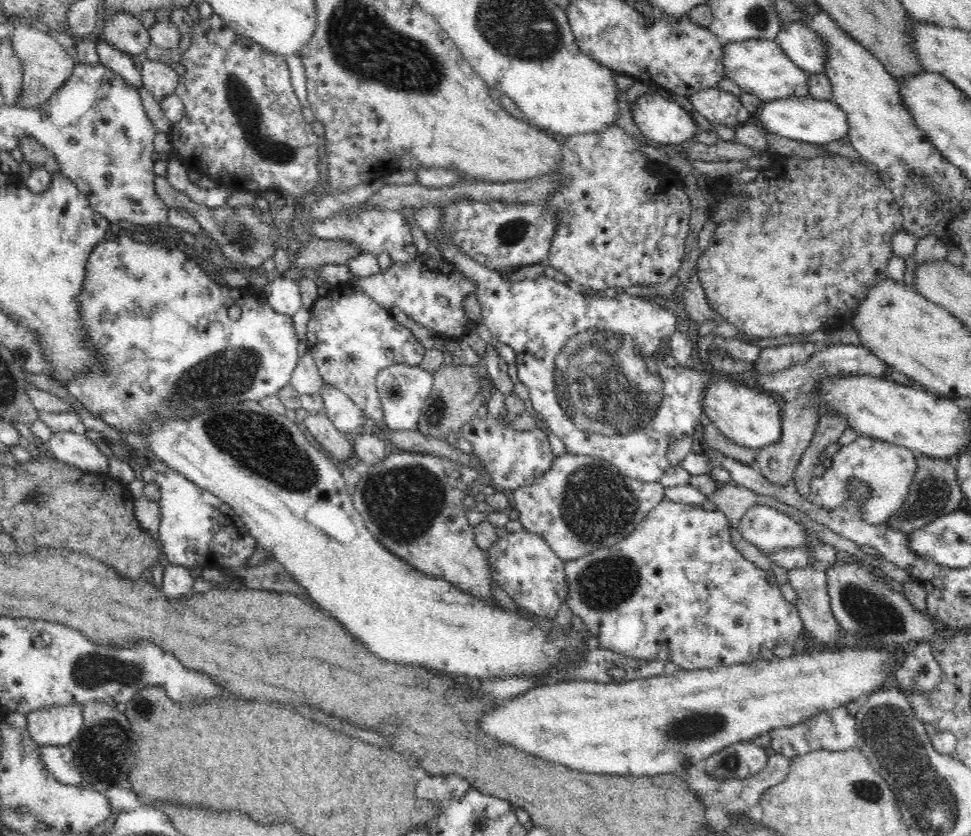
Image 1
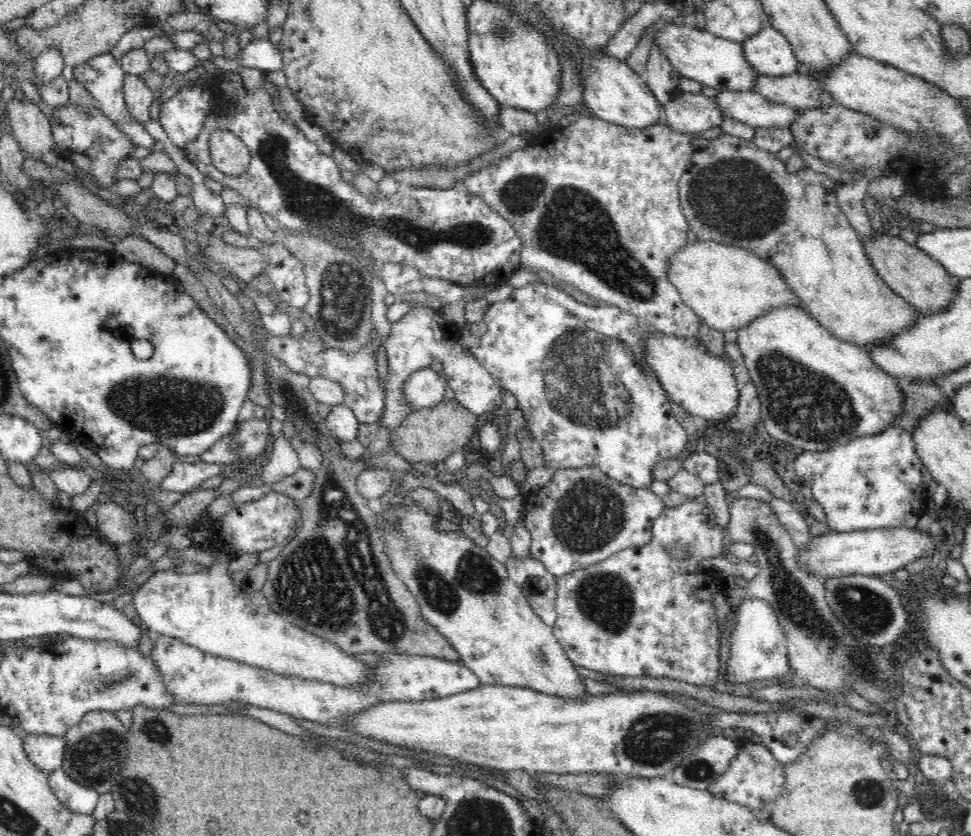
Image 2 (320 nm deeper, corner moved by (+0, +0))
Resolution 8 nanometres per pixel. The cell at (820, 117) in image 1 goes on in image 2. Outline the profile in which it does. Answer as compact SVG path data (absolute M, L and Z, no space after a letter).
M721 90L714 101L724 117L739 120L752 128L790 128L799 110L770 103L756 91Z

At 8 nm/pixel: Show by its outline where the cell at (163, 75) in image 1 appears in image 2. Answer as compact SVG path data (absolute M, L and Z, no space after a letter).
M126 74L123 82L123 93L128 111L132 119L146 124L150 119L150 107L152 107L152 91L146 85L141 76Z

